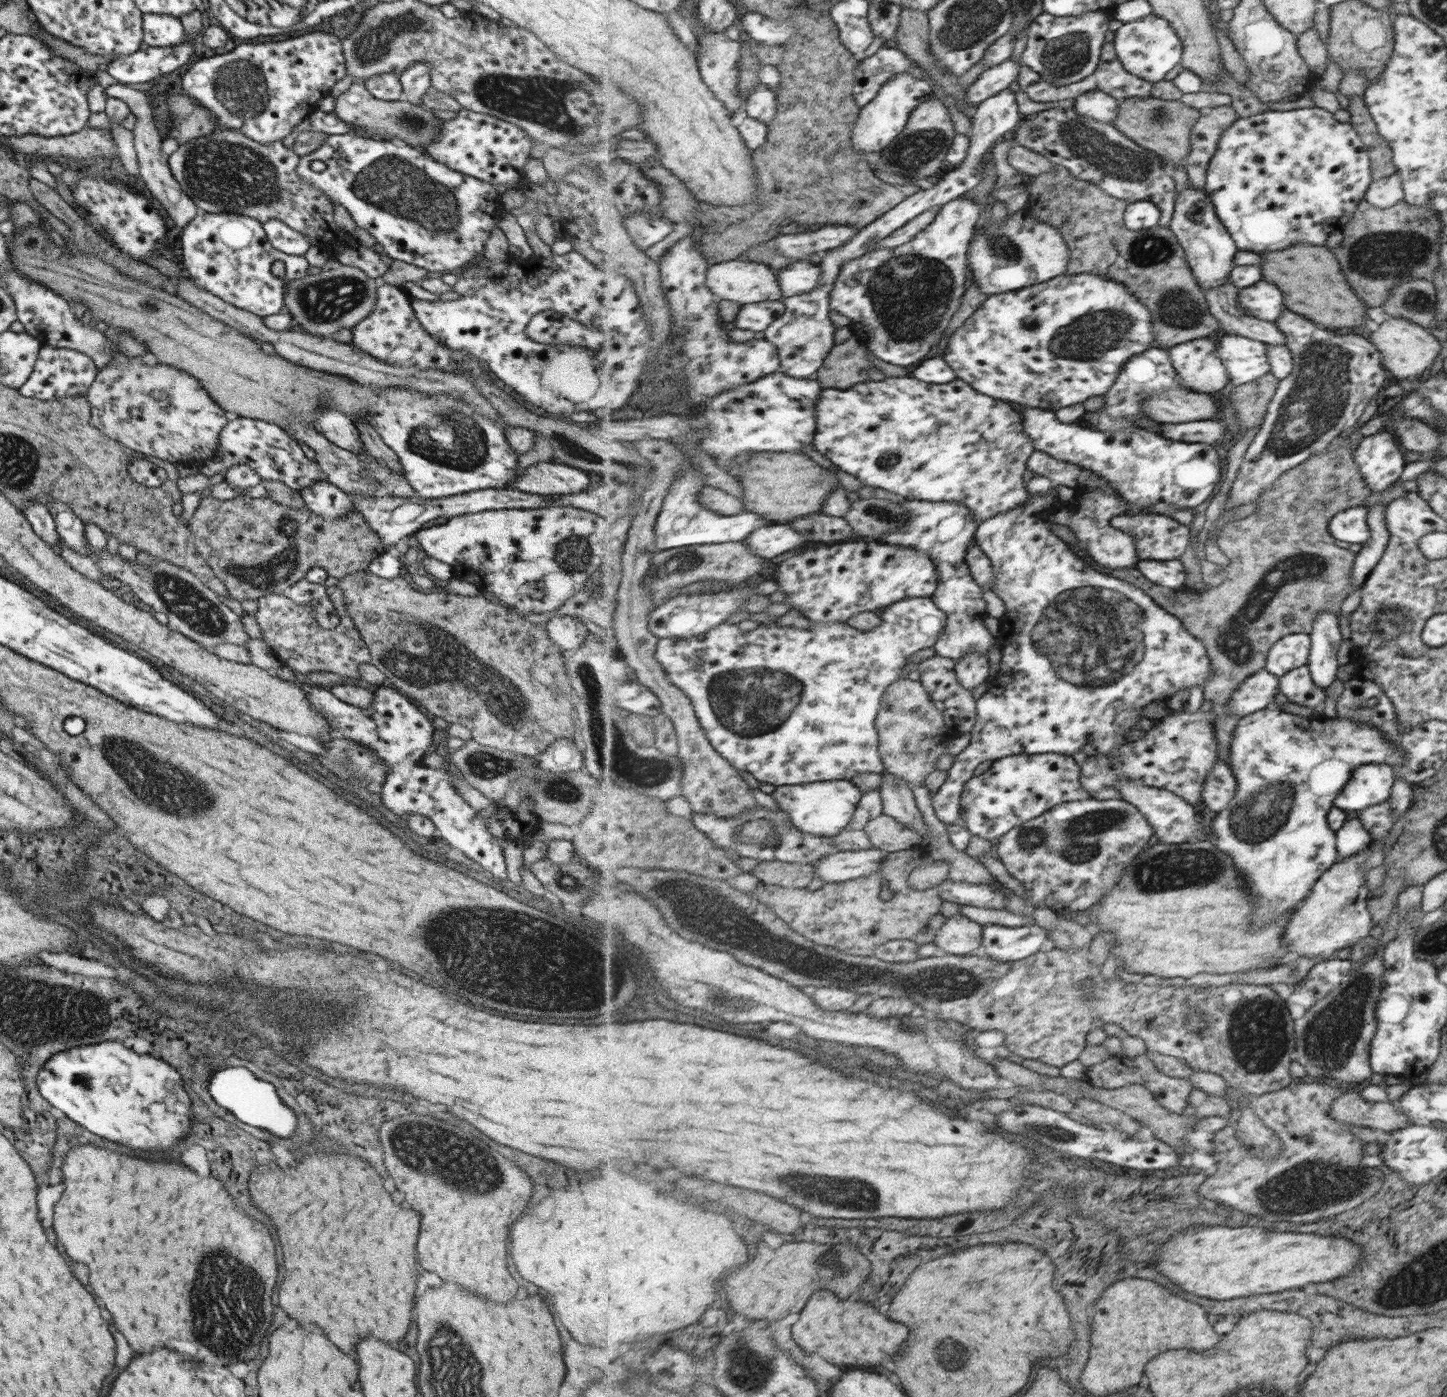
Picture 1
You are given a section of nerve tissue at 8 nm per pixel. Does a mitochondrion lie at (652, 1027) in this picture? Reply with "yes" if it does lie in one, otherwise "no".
no

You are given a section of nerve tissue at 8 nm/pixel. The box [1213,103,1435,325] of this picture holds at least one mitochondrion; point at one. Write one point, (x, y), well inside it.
(1376, 255)

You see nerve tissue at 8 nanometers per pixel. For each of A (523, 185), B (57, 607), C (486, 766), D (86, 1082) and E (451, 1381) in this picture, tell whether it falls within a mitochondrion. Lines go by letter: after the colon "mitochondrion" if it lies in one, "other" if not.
A: other
B: other
C: mitochondrion
D: mitochondrion
E: mitochondrion

